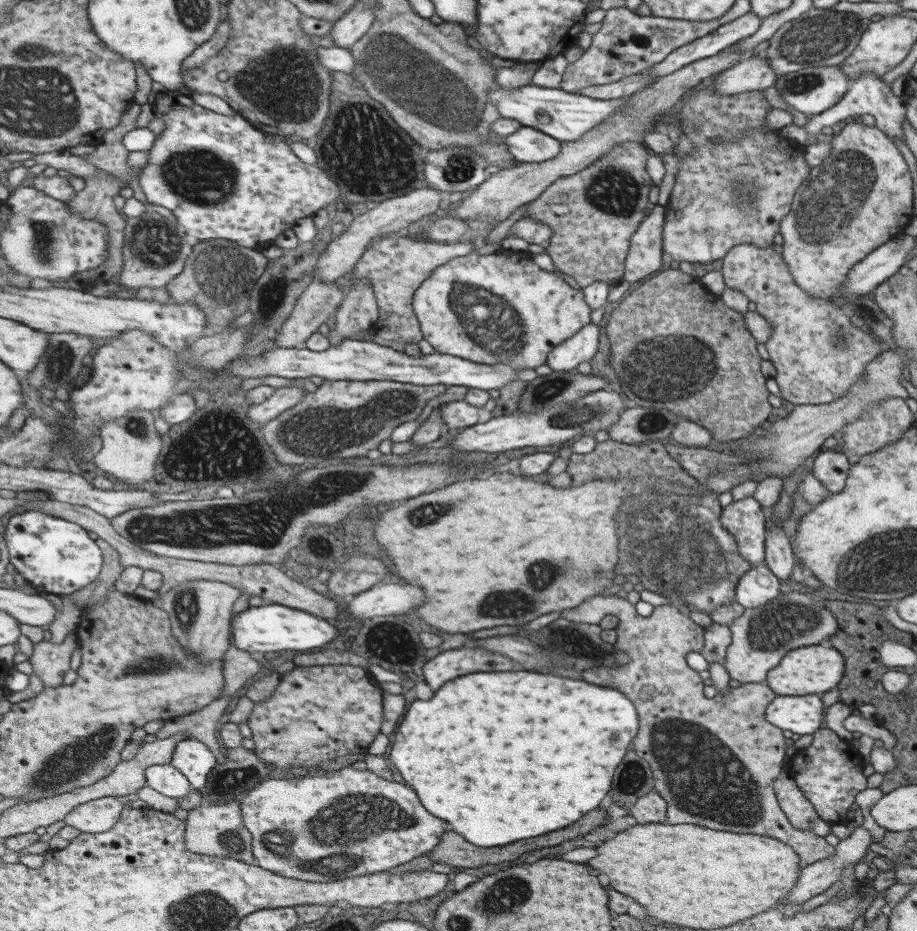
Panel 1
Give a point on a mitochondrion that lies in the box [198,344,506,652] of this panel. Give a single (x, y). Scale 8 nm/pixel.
(315, 433)

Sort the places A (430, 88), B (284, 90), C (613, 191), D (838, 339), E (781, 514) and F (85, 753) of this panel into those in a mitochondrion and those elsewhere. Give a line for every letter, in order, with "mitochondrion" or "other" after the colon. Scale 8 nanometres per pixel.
A: mitochondrion
B: mitochondrion
C: mitochondrion
D: mitochondrion
E: other
F: mitochondrion

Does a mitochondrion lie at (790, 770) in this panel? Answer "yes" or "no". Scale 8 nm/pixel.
no

